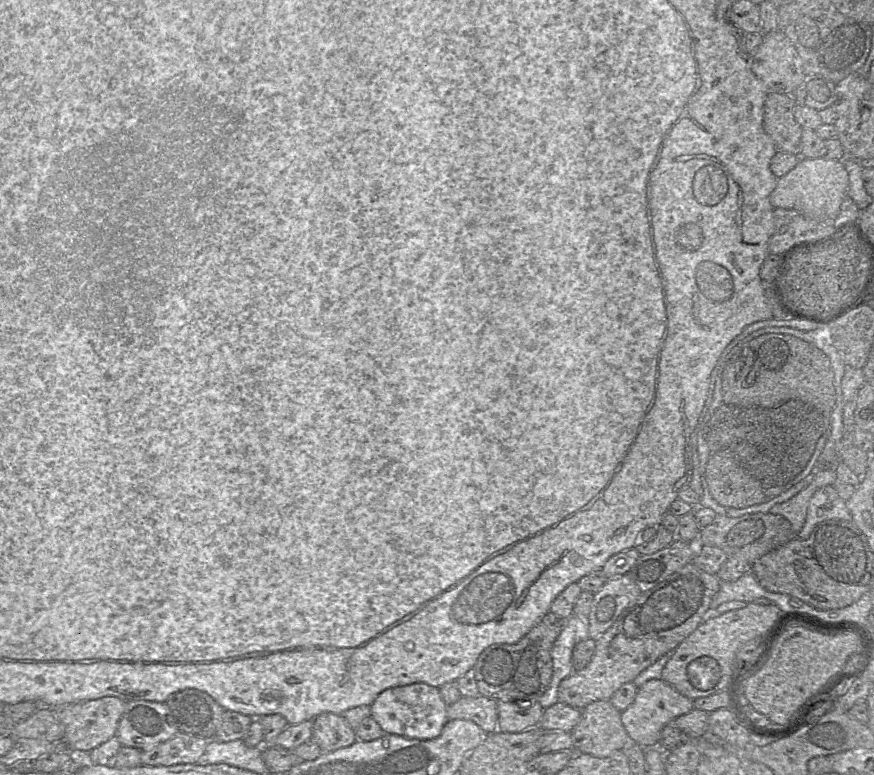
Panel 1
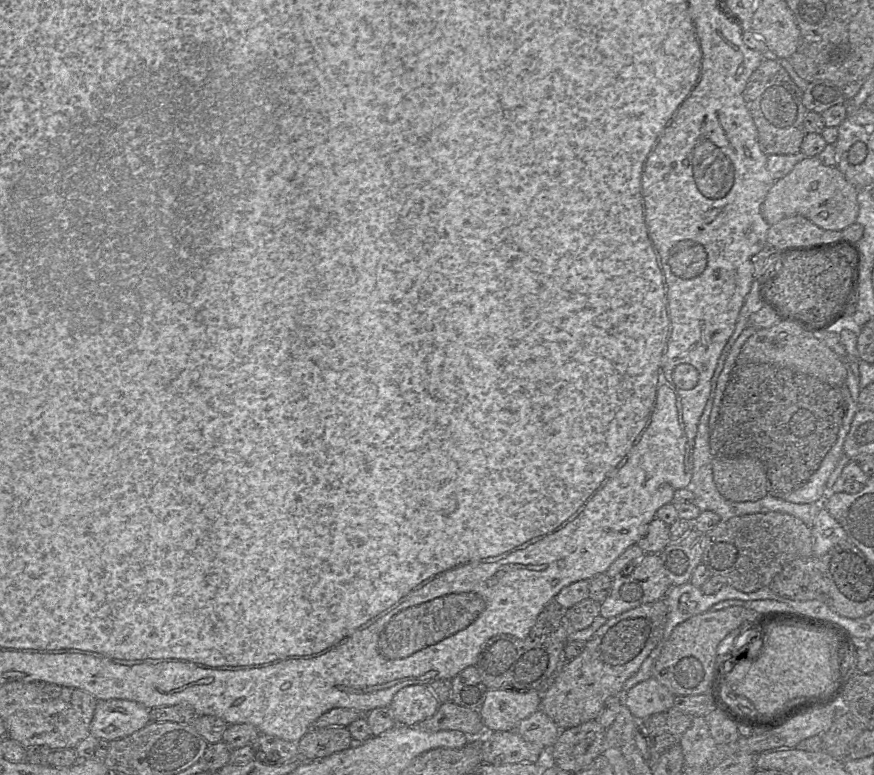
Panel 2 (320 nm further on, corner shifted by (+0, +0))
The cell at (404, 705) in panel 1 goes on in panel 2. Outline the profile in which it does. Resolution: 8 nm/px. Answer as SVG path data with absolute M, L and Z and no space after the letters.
M413 684L400 689L389 708L397 724L416 726L432 717L441 702L427 684Z

